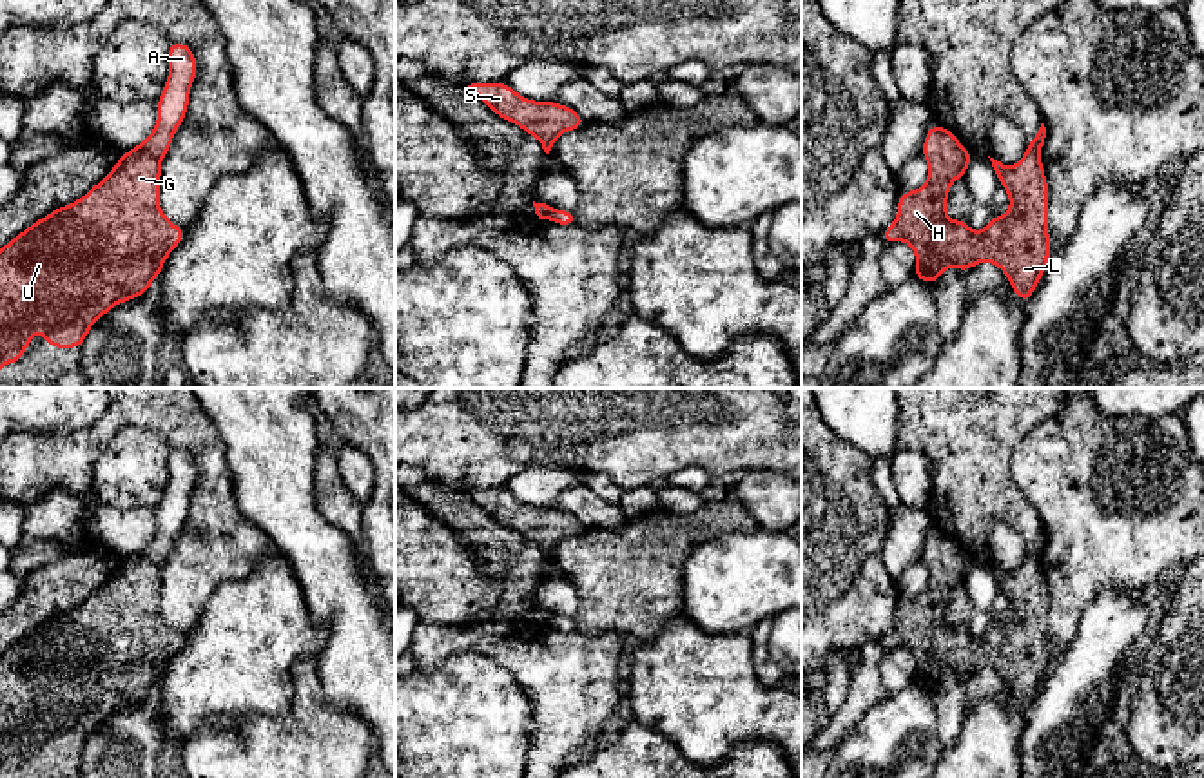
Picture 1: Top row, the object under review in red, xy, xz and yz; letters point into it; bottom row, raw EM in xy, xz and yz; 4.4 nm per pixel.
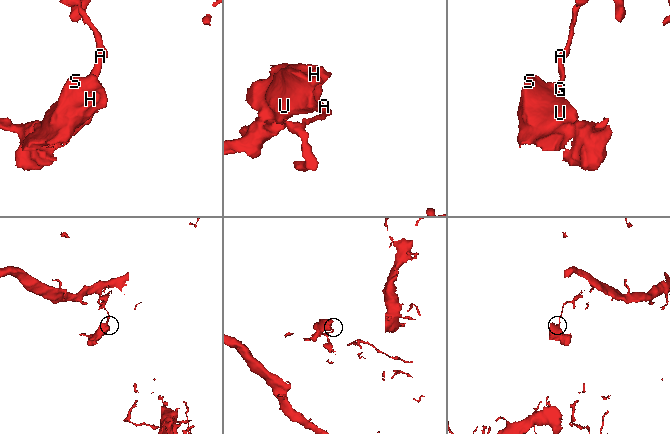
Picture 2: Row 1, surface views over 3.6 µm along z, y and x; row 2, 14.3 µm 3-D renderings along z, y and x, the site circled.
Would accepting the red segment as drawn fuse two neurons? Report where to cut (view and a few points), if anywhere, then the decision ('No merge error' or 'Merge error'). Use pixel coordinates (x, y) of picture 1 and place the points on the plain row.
Split along xy (140, 550), (160, 566). Merge error

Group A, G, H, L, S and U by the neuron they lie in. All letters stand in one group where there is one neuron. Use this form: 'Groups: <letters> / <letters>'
Groups: A / G H L S U

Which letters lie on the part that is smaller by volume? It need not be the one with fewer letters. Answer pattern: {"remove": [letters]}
{"remove": ["G", "H", "L", "S", "U"]}

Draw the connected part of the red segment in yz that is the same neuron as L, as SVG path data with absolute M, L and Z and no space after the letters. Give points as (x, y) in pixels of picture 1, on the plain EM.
M934 530L925 540L921 560L928 569L928 586L918 597L899 598L896 627L879 640L885 651L907 647L914 655L914 684L921 689L936 691L947 673L966 678L974 671L992 667L1008 684L1015 704L1026 709L1050 669L1052 653L1048 640L1048 584L1041 562L1026 555L1014 573L990 564L999 593L1008 597L1010 617L1006 622L992 620L990 629L981 638L974 638L966 626L952 627L947 620L950 593L957 584L965 584L974 559L966 557L954 539Z

